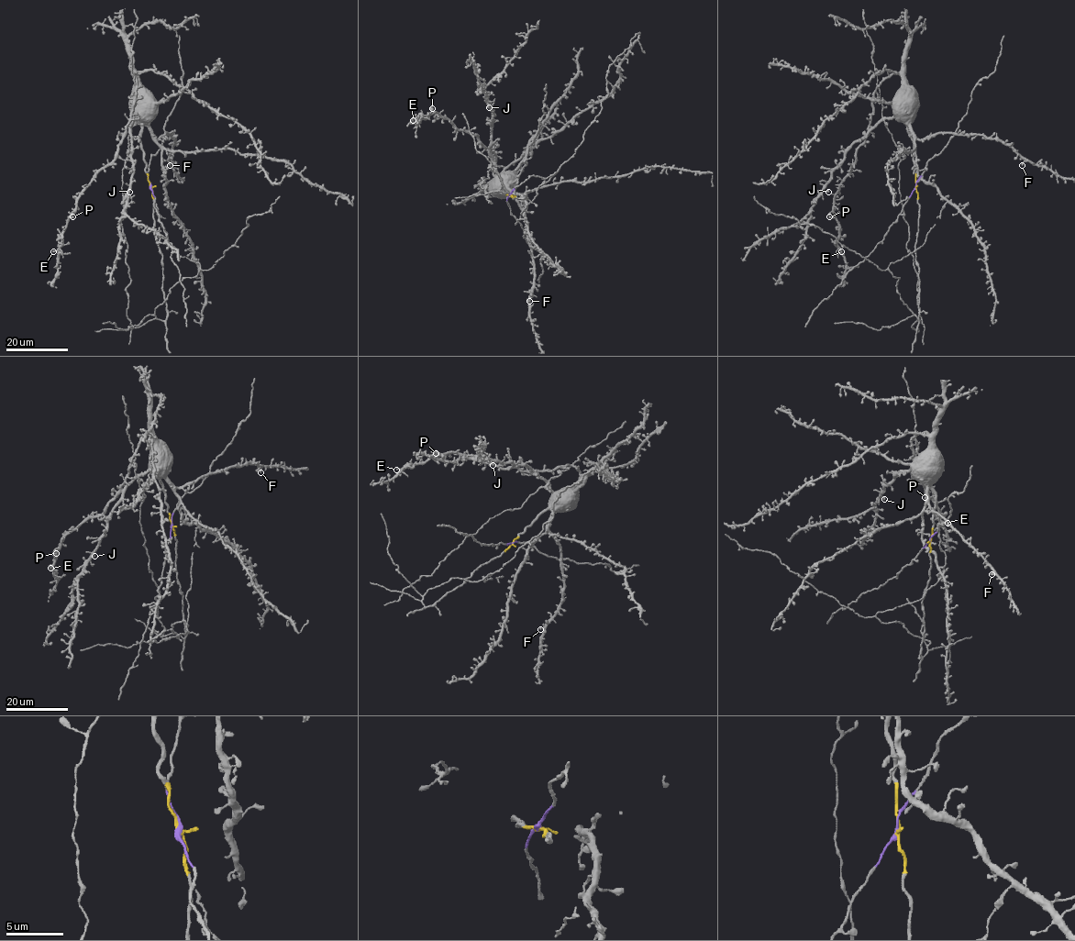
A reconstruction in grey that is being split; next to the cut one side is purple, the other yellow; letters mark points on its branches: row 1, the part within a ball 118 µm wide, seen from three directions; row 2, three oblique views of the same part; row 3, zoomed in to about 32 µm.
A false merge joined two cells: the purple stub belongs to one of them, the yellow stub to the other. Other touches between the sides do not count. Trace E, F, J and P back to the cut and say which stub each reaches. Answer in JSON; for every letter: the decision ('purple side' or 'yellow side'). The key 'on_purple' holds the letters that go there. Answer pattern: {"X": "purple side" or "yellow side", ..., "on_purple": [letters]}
{"E": "yellow side", "F": "yellow side", "J": "yellow side", "P": "yellow side", "on_purple": []}

